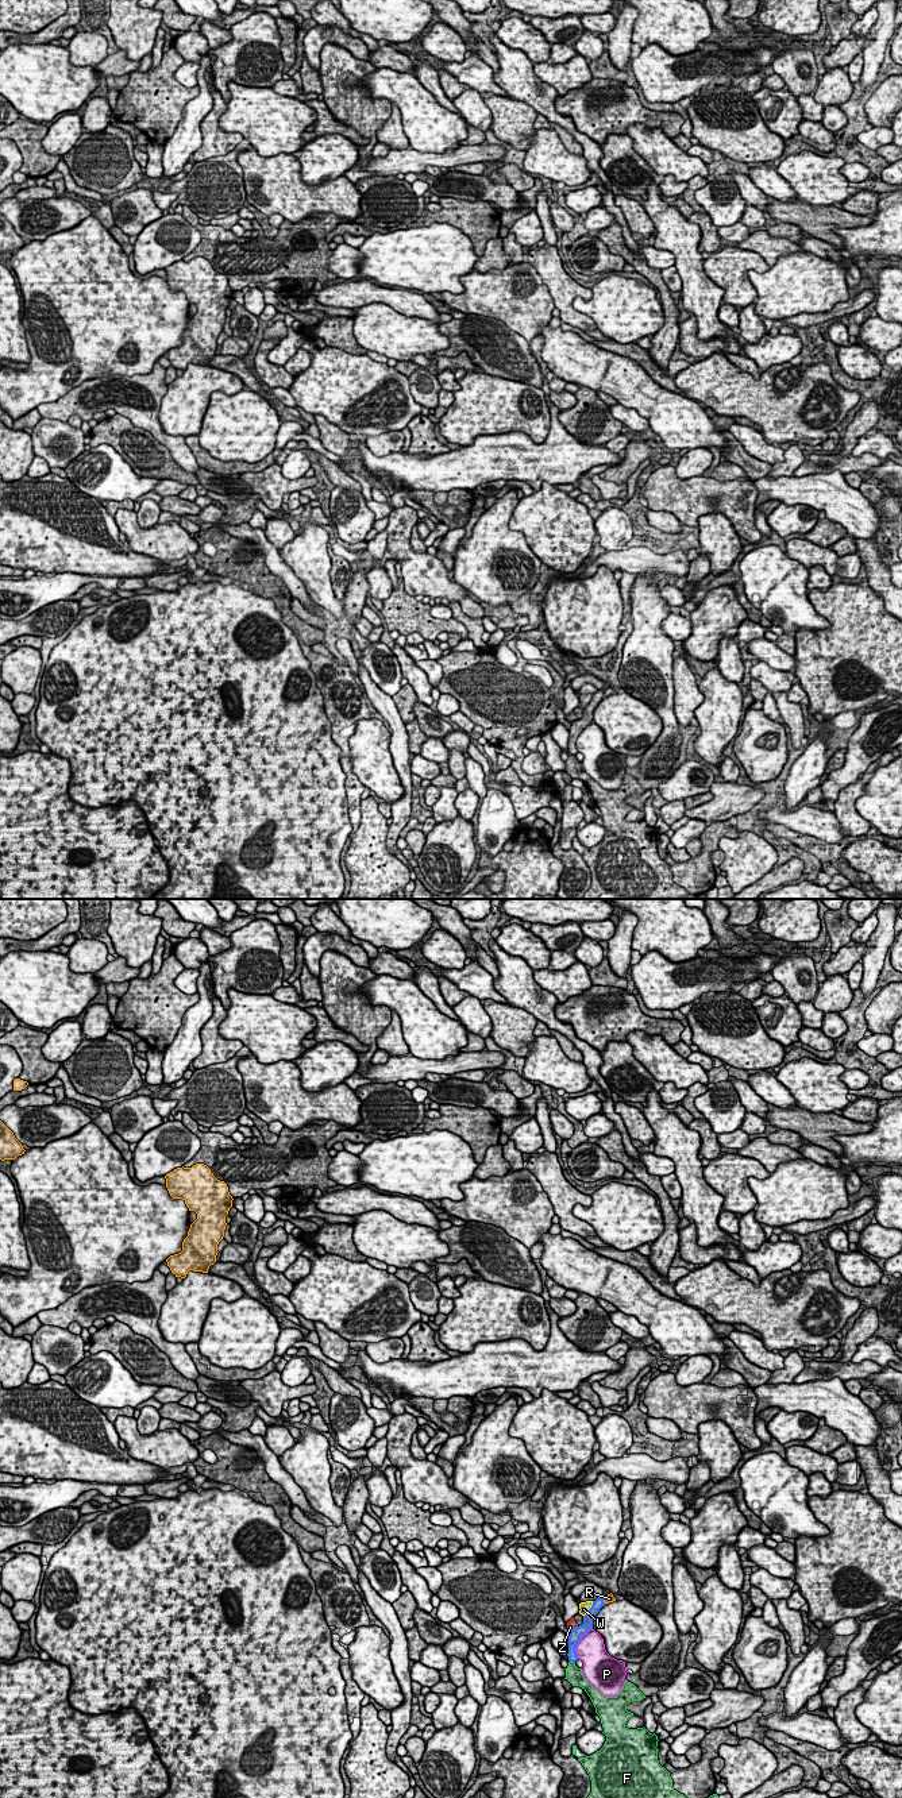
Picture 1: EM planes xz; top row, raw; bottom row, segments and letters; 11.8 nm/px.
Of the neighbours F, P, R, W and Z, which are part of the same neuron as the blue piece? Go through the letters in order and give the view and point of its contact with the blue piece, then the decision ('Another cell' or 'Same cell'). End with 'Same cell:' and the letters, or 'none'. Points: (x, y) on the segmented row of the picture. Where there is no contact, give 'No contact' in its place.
F: Touches blue at xz (573, 1660). Another cell
P: Touches blue at xz (578, 1642). Another cell
R: Touches blue at xz (602, 1600). Another cell
W: Touches blue at xz (589, 1609). Another cell
Z: Touches blue at xz (574, 1628). Another cell
Same cell: none

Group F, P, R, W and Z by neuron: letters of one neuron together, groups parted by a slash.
F / P / R / W Z

